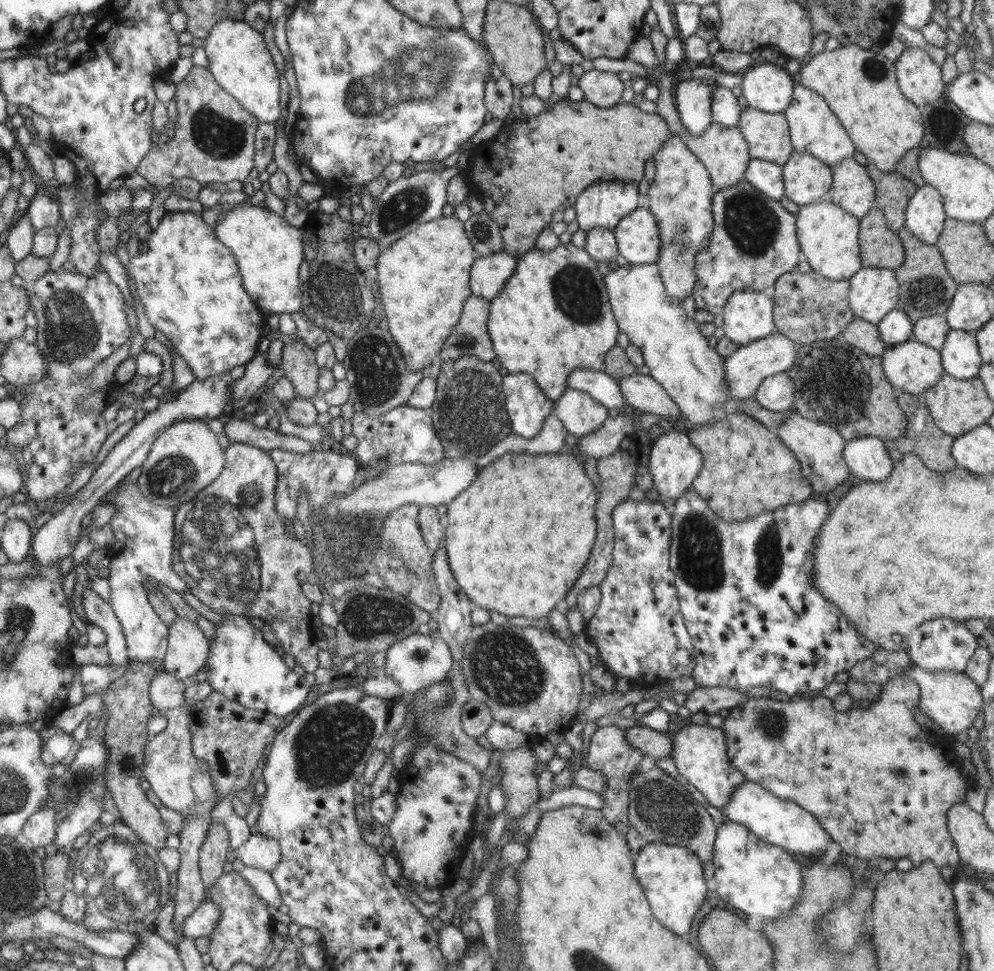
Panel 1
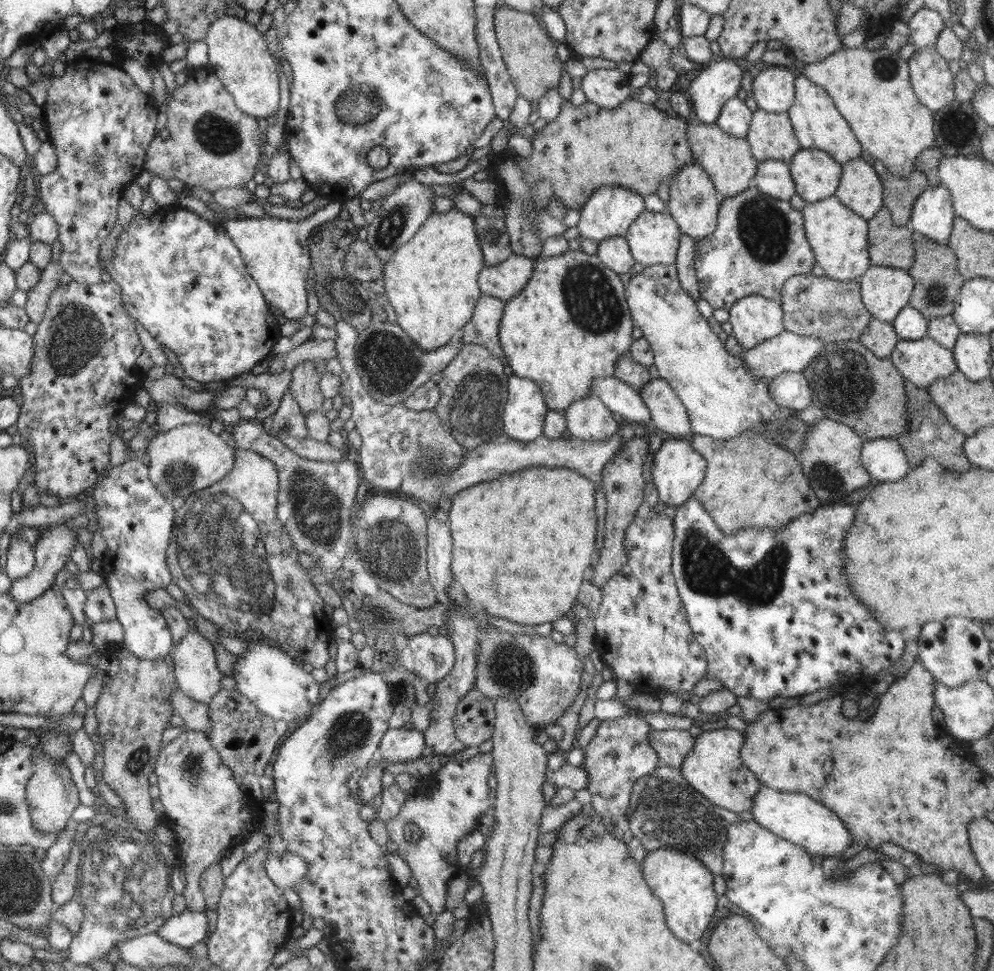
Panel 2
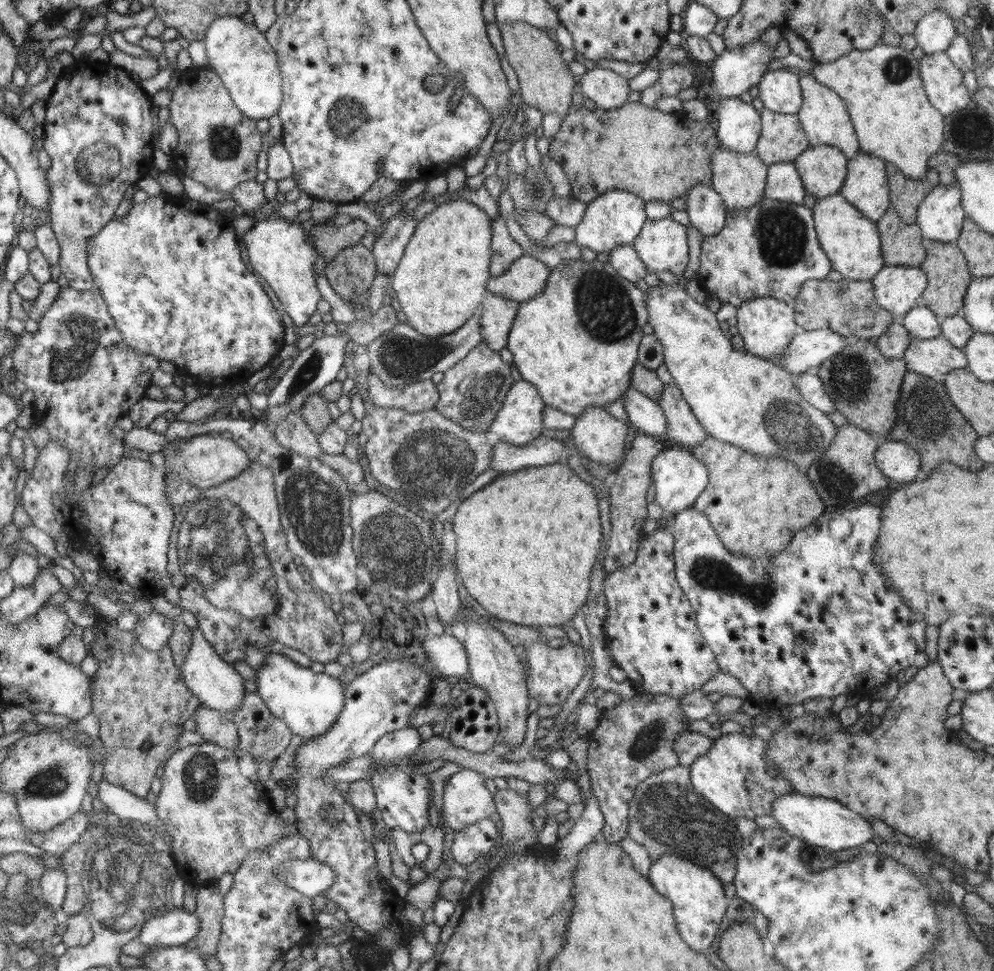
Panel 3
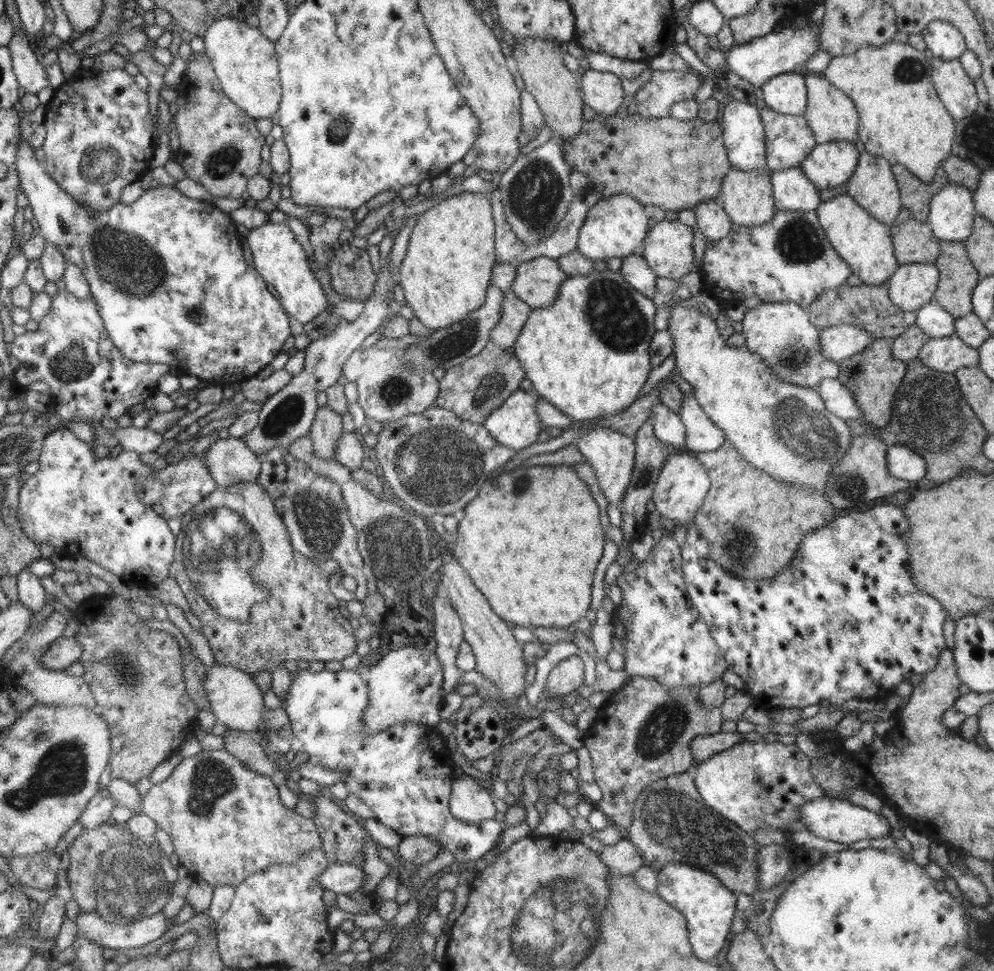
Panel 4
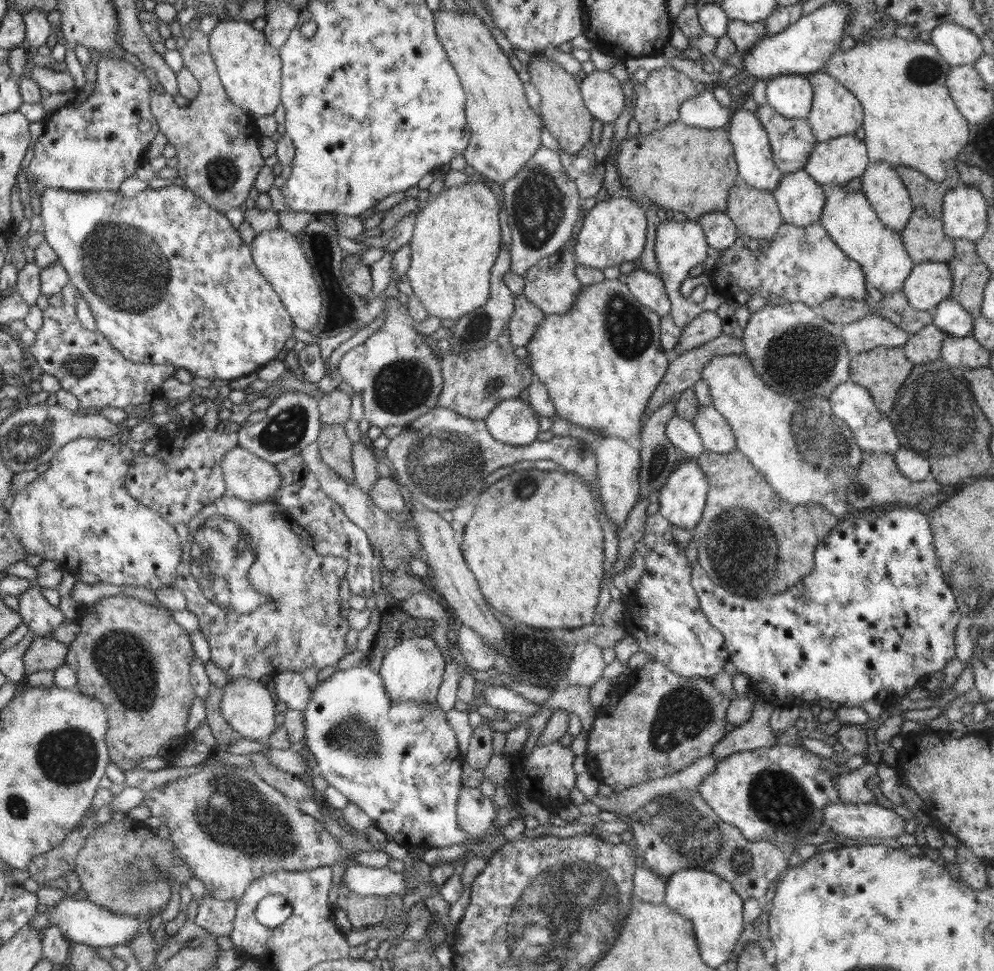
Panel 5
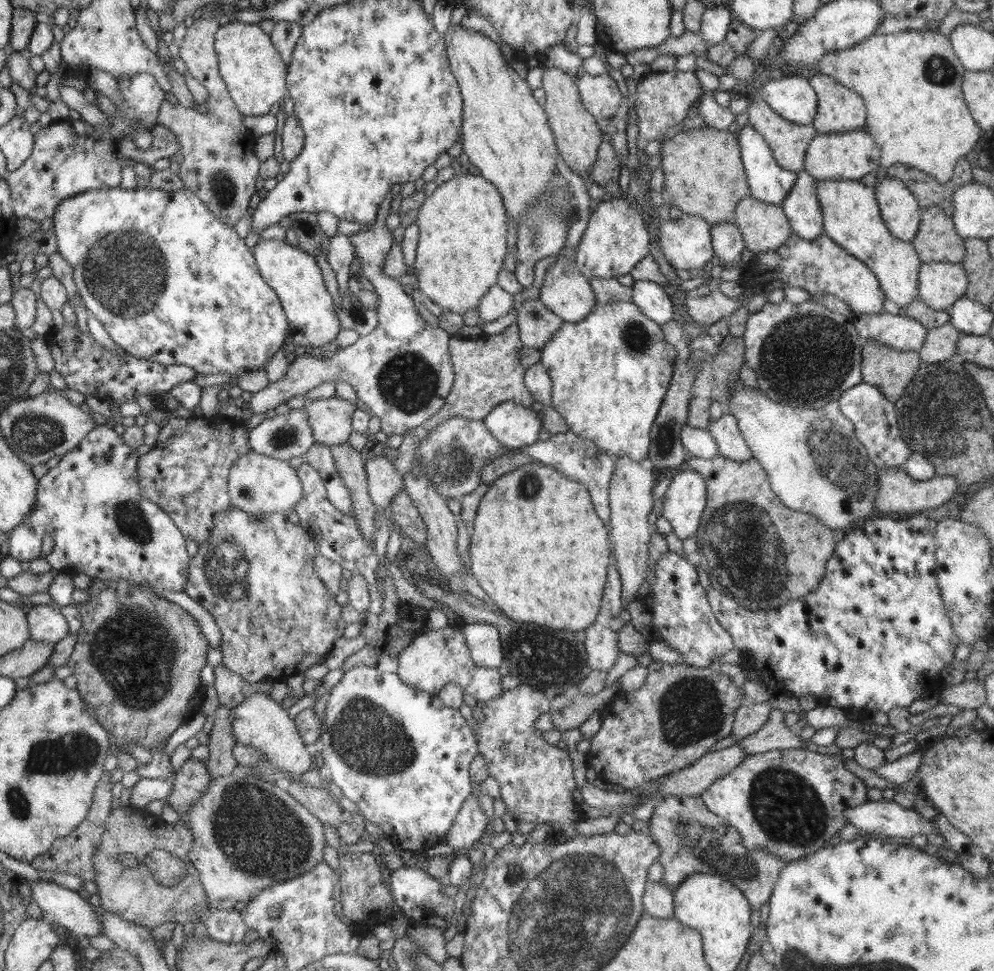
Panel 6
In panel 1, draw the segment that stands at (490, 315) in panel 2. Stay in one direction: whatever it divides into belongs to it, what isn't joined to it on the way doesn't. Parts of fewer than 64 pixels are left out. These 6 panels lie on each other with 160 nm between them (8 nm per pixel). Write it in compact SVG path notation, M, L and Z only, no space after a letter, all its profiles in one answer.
M474 295L464 301L462 316L440 350L443 361L474 356L484 362L496 362L496 353L487 329L489 304L490 300Z

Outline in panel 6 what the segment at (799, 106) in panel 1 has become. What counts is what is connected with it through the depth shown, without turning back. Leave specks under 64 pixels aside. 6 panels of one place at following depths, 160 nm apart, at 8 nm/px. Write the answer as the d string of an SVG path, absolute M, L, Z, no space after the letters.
M822 74L808 75L808 82L816 92L818 100L818 112L812 124L816 132L846 133L865 127L867 109L864 100L855 91Z

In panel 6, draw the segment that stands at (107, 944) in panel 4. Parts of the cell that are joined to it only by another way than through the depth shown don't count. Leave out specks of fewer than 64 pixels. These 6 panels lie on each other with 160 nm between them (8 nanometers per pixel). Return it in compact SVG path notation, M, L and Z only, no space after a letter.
M38 881L29 884L33 902L42 909L42 918L48 923L56 922L66 928L68 934L98 936L102 933L95 908L77 891L62 887L51 881Z

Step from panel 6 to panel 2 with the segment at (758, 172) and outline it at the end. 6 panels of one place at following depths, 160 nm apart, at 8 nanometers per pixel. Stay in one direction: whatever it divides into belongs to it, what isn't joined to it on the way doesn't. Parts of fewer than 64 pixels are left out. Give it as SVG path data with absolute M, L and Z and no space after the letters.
M738 97L732 98L728 103L724 104L716 124L724 134L745 139L750 128L752 114L744 101Z

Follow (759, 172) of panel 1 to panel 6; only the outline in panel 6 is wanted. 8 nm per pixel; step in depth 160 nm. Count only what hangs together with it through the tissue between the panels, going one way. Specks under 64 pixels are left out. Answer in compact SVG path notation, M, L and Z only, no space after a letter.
M806 171L797 173L796 182L781 206L792 232L806 240L815 239L824 233L823 215L815 183L815 178Z

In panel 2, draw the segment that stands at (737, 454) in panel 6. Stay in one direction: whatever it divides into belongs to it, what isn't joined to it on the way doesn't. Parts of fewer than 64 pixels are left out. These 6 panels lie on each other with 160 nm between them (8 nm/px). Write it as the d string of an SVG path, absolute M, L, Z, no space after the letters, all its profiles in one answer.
M650 379L639 393L650 409L651 420L665 436L690 438L694 435L684 403L664 379Z

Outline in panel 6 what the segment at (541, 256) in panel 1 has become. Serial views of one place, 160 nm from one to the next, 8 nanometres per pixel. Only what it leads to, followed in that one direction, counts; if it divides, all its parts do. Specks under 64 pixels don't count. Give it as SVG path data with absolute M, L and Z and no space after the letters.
M614 301L611 303L600 304L596 303L595 307L584 317L584 320L578 322L566 322L559 326L559 329L554 333L554 336L548 340L540 352L541 365L544 366L547 373L550 375L551 386L551 406L565 418L565 421L570 427L570 431L574 432L582 438L589 438L594 441L600 450L607 453L612 453L616 458L626 457L637 463L646 465L648 458L648 447L650 446L650 429L658 414L660 405L662 404L664 395L668 390L677 356L673 344L670 344L664 336L663 330L655 320L652 320L648 315L645 315L632 301Z

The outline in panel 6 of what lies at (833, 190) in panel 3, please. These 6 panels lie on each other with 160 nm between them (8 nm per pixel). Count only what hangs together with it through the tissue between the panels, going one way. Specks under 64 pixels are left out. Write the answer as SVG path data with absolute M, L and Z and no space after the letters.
M866 128L846 133L818 133L805 154L806 171L815 180L856 180L876 171L881 161L880 147L868 135Z

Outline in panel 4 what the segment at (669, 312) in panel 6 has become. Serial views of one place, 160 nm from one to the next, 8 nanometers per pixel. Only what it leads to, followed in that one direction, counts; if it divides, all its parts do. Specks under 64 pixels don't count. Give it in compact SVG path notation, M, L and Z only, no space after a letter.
M636 253L624 257L619 273L628 281L640 294L653 299L656 292L656 274L647 265L647 262Z

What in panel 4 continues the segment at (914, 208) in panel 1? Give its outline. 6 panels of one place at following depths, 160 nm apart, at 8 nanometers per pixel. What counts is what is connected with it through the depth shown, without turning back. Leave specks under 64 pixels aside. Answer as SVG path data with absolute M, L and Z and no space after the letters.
M948 184L931 198L927 222L940 241L963 242L972 234L976 216L973 191Z

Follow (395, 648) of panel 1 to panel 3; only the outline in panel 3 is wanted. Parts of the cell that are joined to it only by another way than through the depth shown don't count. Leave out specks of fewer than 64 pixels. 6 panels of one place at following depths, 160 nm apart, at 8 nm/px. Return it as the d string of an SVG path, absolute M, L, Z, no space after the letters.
M449 632L441 635L431 634L421 645L427 660L435 666L435 672L439 677L467 677L469 660L464 645L452 634Z

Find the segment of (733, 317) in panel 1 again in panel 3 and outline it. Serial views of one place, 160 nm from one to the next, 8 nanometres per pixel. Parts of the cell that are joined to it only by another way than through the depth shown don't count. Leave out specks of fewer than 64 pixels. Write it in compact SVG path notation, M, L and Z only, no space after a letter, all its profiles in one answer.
M770 297L752 299L737 307L737 327L744 341L746 352L761 356L780 366L792 338L802 330L795 320L795 310L792 305Z

